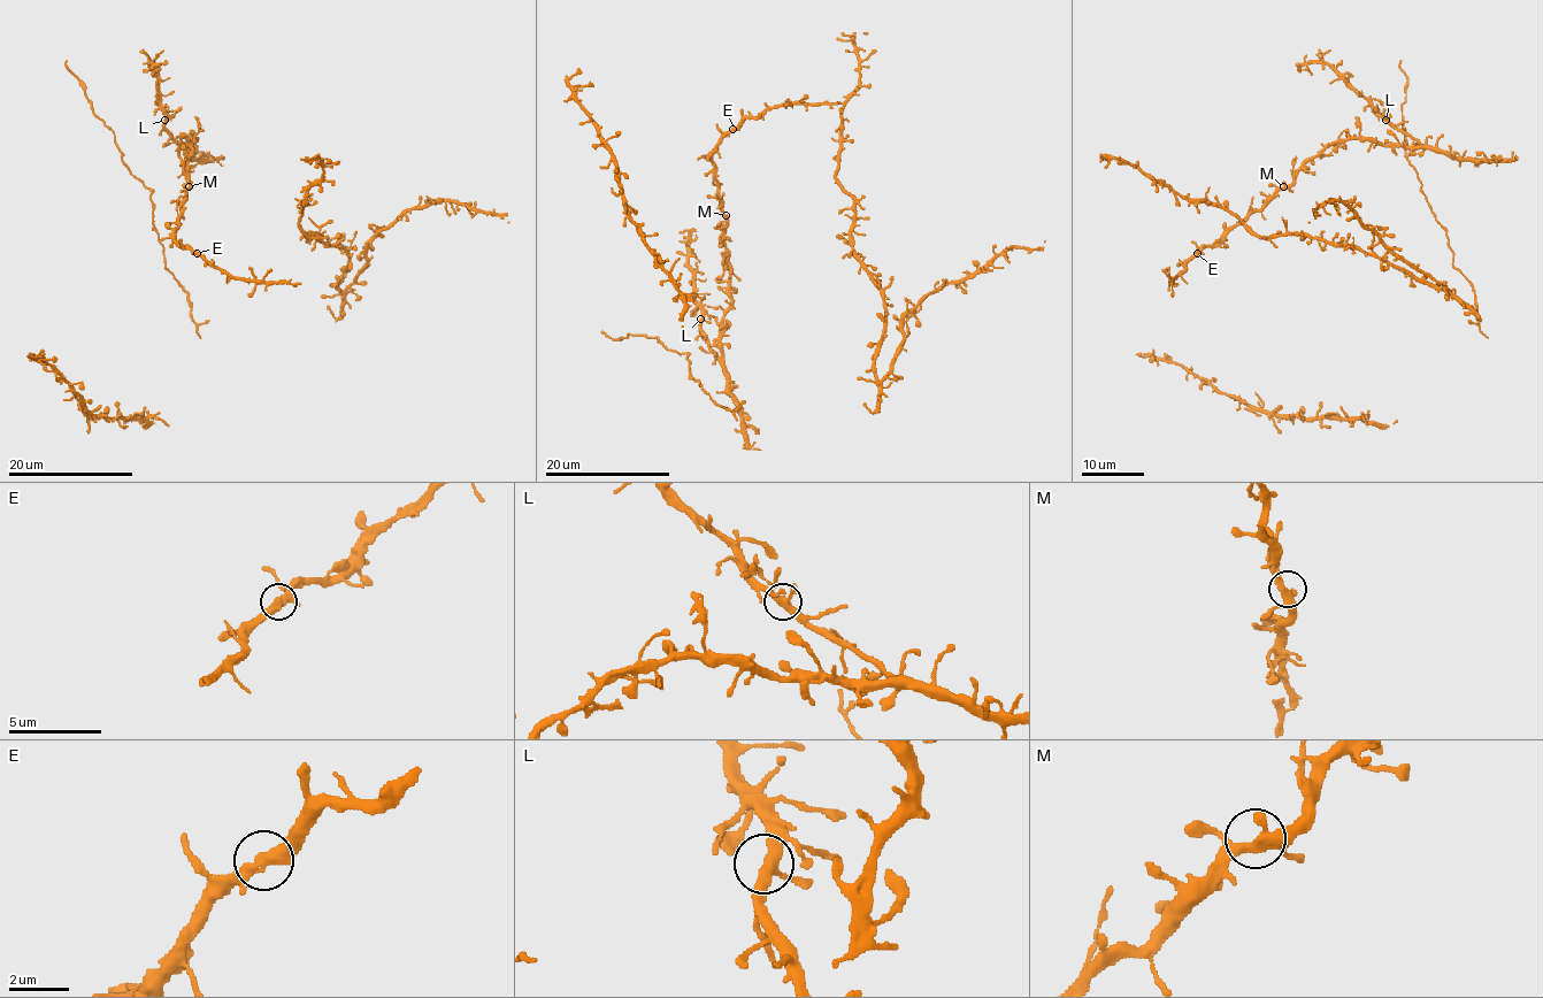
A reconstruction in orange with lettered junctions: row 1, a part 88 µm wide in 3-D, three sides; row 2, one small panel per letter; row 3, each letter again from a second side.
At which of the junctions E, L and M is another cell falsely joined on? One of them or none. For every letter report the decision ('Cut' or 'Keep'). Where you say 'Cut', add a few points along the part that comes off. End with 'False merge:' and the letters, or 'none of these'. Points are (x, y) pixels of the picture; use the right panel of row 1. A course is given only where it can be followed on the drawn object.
E: Keep
L: Keep
M: Keep
False merge: none of these

